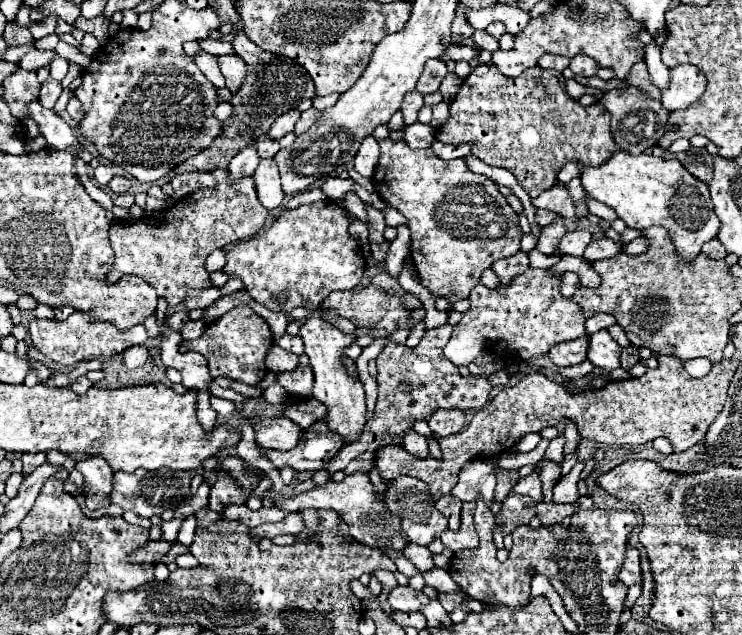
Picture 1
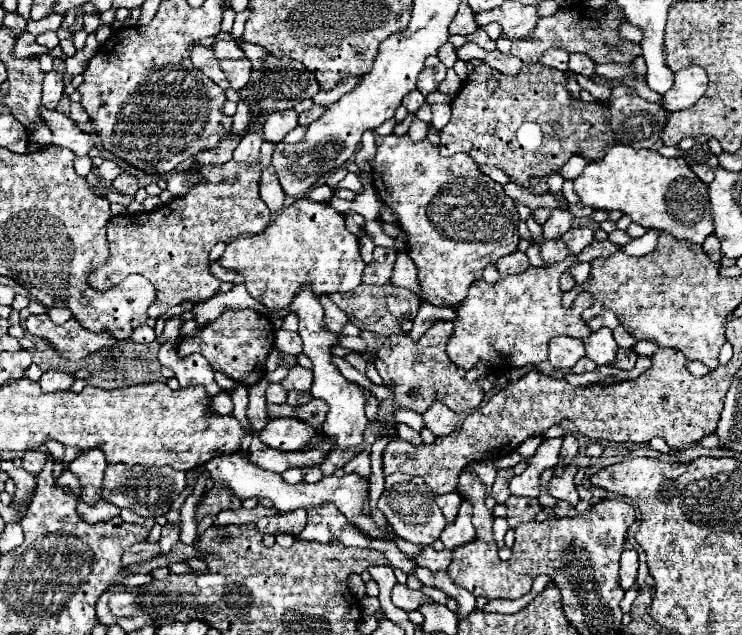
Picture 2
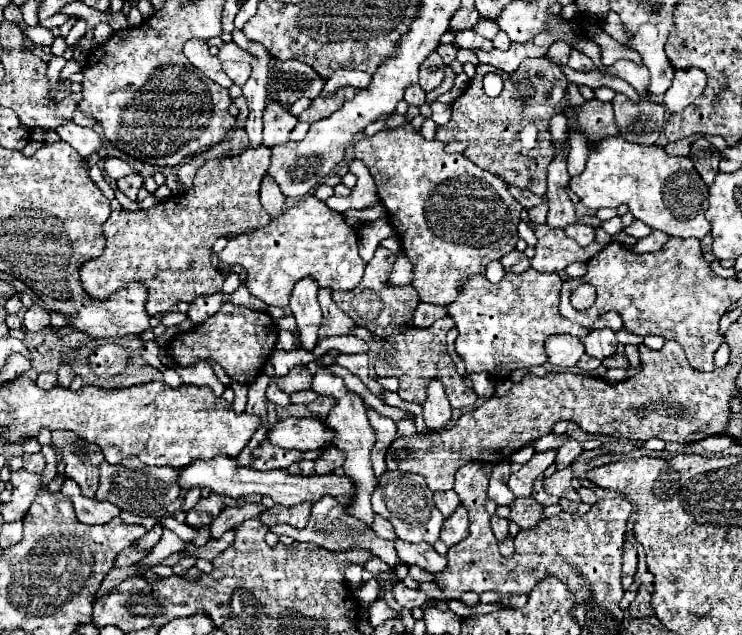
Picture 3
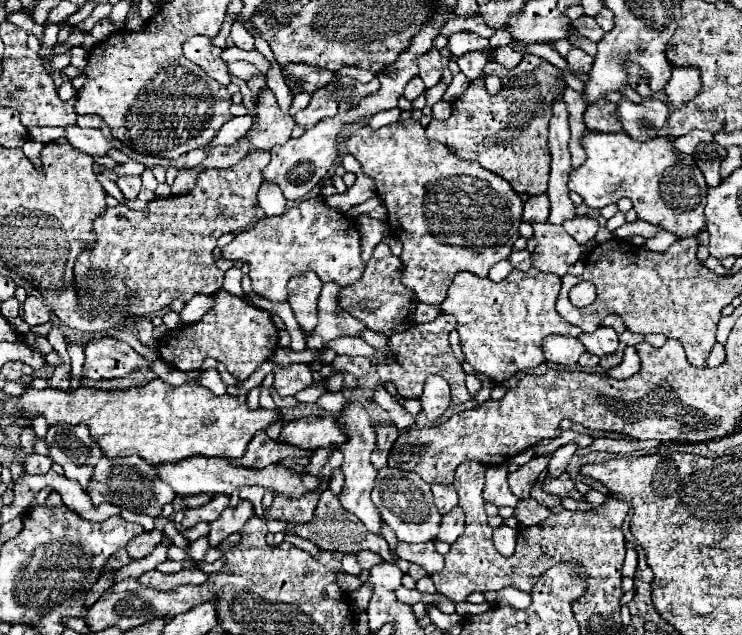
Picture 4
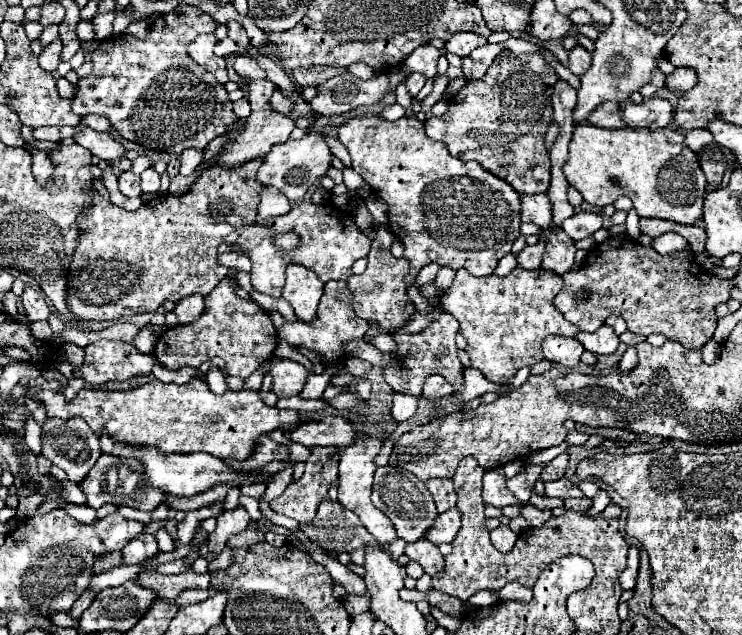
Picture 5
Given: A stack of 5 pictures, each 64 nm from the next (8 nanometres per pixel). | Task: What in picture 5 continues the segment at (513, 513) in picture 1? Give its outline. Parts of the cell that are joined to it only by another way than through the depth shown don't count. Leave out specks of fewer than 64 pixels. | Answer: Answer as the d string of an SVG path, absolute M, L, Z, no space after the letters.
M528 502L528 504L524 504L520 508L520 516L524 516L530 526L540 526L542 522L546 522L550 518L550 510L538 510L536 506L532 506Z

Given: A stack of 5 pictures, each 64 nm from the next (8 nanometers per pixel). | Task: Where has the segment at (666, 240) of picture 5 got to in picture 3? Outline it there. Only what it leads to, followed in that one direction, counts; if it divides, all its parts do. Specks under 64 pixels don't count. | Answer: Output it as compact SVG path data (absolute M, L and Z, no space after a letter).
M652 230L646 238L636 240L636 244L630 246L630 250L632 250L632 252L636 250L636 252L640 252L640 254L644 254L644 252L654 252L654 250L660 250L666 240L668 240L668 234L664 234L664 232L660 232L660 230Z

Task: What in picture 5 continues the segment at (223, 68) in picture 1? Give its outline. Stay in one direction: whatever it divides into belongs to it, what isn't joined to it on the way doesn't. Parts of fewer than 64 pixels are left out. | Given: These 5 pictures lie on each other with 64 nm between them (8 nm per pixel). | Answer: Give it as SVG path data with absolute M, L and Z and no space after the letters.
M236 56L232 68L236 70L238 76L248 78L248 80L250 80L250 78L254 78L254 80L258 80L258 78L266 78L266 72L264 72L254 60L250 60L250 58L246 58L246 56Z

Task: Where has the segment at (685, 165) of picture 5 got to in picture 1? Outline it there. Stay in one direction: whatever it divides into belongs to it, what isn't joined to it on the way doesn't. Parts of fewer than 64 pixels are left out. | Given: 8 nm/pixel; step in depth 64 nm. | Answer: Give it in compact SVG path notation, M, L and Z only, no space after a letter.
M614 152L600 168L584 168L580 180L586 194L616 210L618 218L624 220L628 228L644 230L652 224L664 226L670 232L676 254L680 254L684 262L692 262L700 254L704 242L718 234L720 222L714 214L708 186L698 178L692 178L692 174L688 174L674 158L664 160L652 154L630 156Z

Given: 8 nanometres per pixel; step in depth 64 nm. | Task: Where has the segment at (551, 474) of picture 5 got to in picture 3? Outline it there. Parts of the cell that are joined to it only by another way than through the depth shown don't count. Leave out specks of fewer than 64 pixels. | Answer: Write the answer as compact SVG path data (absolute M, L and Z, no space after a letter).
M568 438L560 448L558 448L558 456L556 456L556 464L558 468L564 468L564 466L570 466L582 452L582 446L574 440L574 438Z

